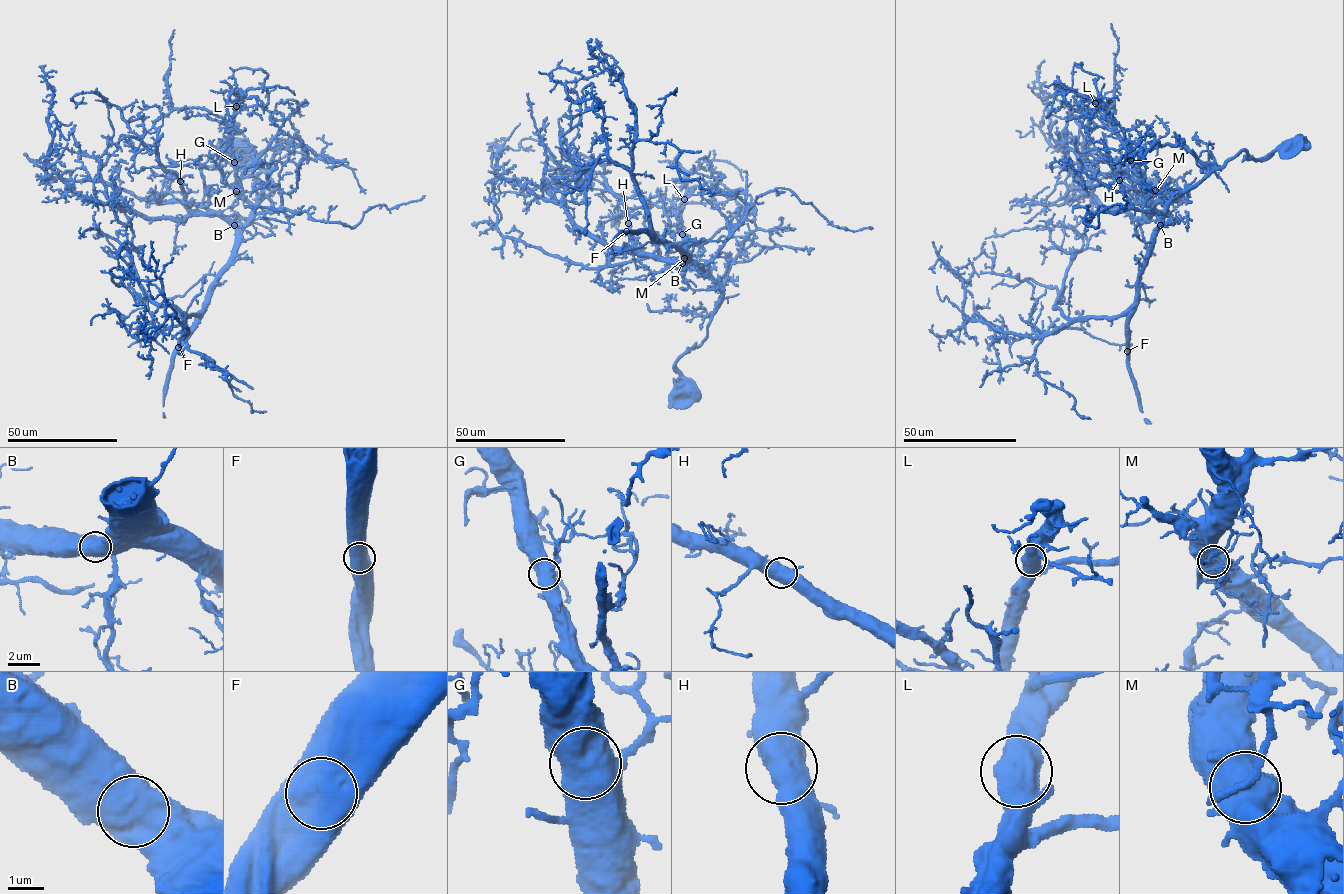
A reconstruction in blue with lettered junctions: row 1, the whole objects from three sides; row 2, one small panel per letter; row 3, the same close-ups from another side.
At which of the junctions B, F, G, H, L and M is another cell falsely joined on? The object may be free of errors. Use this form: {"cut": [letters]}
{"cut": []}

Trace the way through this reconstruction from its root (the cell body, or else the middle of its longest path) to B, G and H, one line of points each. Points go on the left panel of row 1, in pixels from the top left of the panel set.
B: (238, 150), (241, 150), (227, 158), (237, 161), (253, 152), (273, 190), (258, 203), (244, 224), (234, 225)
G: (238, 150), (227, 158), (237, 161), (253, 152), (273, 190), (254, 204), (249, 203), (236, 190), (234, 162)
H: (238, 150), (227, 158), (237, 161), (253, 152), (273, 185), (244, 224), (193, 213), (180, 182)

